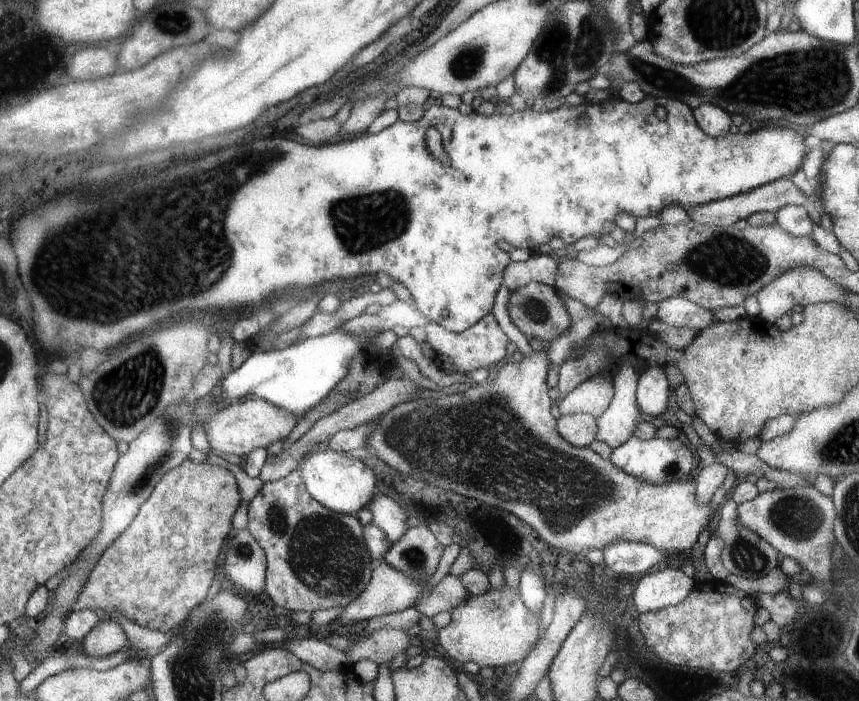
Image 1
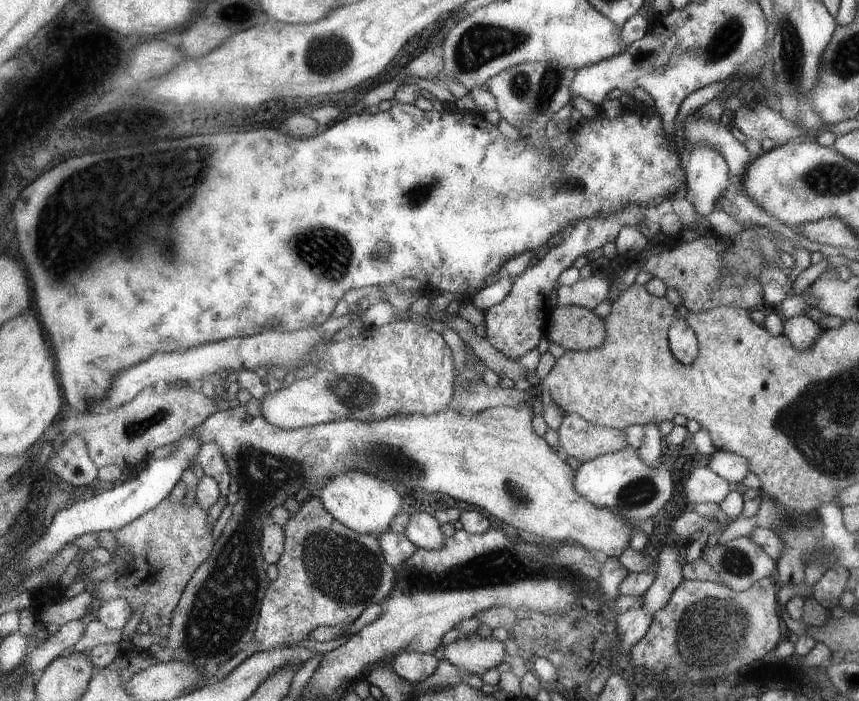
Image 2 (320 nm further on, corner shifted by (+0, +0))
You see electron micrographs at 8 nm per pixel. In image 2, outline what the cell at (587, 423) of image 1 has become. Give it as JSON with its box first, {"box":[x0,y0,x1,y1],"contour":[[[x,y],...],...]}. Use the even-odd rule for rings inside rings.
{"box":[558,413,628,463],"contour":[[[577,413],[566,414],[558,433],[560,434],[563,453],[578,458],[582,463],[592,461],[605,453],[617,453],[628,446],[623,431],[610,429],[609,427],[600,427]]]}

